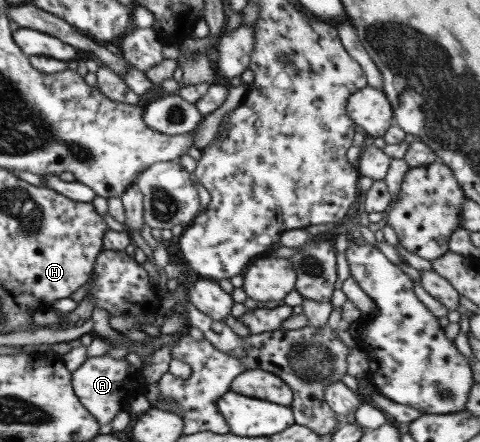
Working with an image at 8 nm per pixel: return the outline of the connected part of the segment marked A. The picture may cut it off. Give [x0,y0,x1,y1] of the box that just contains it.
[71,356,141,424]

